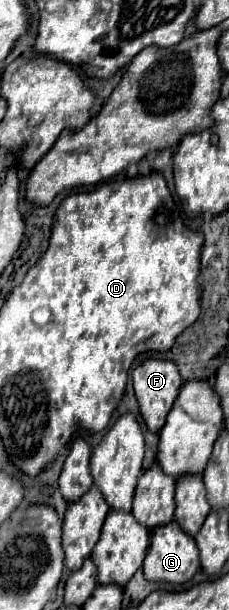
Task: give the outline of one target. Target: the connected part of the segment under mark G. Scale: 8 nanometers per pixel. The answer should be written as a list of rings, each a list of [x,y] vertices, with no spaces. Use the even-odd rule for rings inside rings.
[[[176,521],[156,527],[150,531],[150,551],[144,559],[144,577],[148,581],[156,581],[156,583],[186,583],[194,577],[194,573],[200,567],[200,559],[198,559],[198,547],[196,541],[180,531],[180,525]]]

